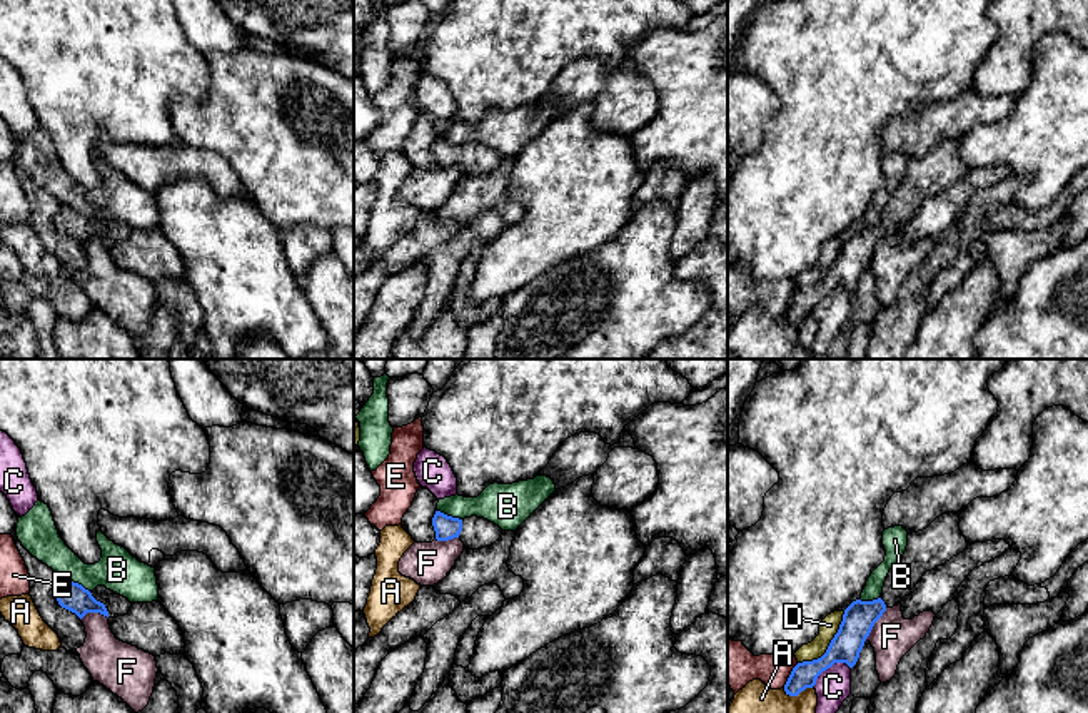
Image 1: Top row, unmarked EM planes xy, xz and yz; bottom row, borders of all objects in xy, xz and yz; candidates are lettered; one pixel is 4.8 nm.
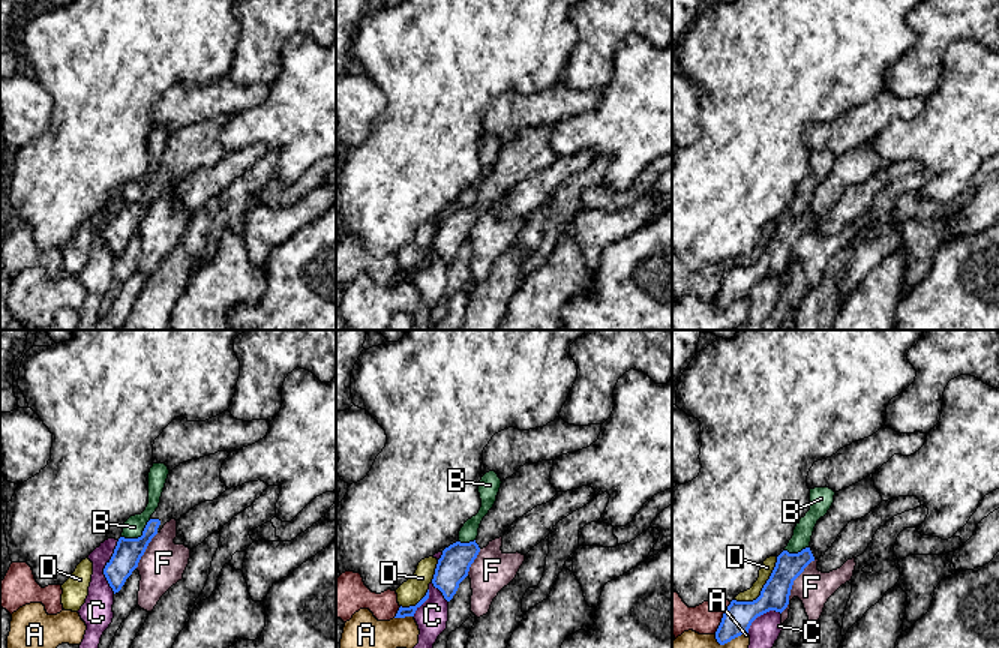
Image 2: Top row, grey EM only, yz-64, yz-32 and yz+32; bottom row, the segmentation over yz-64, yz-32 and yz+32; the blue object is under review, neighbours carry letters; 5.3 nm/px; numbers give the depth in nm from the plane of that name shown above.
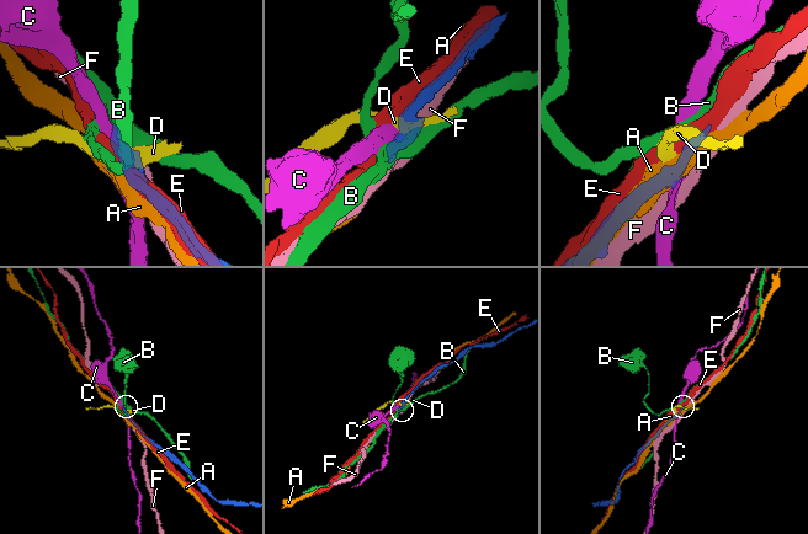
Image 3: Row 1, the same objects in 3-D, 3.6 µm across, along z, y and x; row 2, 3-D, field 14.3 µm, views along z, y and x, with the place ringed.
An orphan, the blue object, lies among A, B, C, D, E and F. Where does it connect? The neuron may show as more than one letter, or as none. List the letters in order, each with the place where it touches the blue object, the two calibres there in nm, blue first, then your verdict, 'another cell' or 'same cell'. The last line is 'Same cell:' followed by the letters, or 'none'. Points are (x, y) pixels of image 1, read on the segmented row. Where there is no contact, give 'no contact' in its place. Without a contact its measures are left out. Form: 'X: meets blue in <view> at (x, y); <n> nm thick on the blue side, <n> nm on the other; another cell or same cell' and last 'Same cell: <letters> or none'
A: meets blue in yz at (798, 693); 120 nm thick on the blue side, 150 nm on the other; another cell
B: meets blue in xy at (75, 583); 140 nm thick on the blue side, 200 nm on the other; another cell
C: meets blue in yz at (830, 667); 150 nm thick on the blue side, 170 nm on the other; another cell
D: meets blue in yz at (830, 645); 160 nm thick on the blue side, 90 nm on the other; another cell
E: meets blue in yz at (790, 675); 120 nm thick on the blue side, 170 nm on the other; another cell
F: meets blue in yz at (873, 625); 160 nm thick on the blue side, 200 nm on the other; another cell
Same cell: none

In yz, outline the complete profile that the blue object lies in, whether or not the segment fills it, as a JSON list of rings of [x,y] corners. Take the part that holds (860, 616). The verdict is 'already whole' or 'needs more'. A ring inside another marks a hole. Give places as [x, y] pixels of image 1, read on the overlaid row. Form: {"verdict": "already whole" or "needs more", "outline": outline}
{"verdict": "needs more", "outline": [[[961,511],[941,514],[926,529],[908,534],[906,551],[889,569],[881,596],[873,601],[856,599],[844,609],[839,630],[826,653],[793,668],[784,685],[786,695],[798,696],[806,688],[813,688],[818,676],[834,663],[846,663],[849,668],[856,665],[866,638],[883,613],[898,606],[926,571],[944,564],[968,548],[960,531],[960,514]]]}

